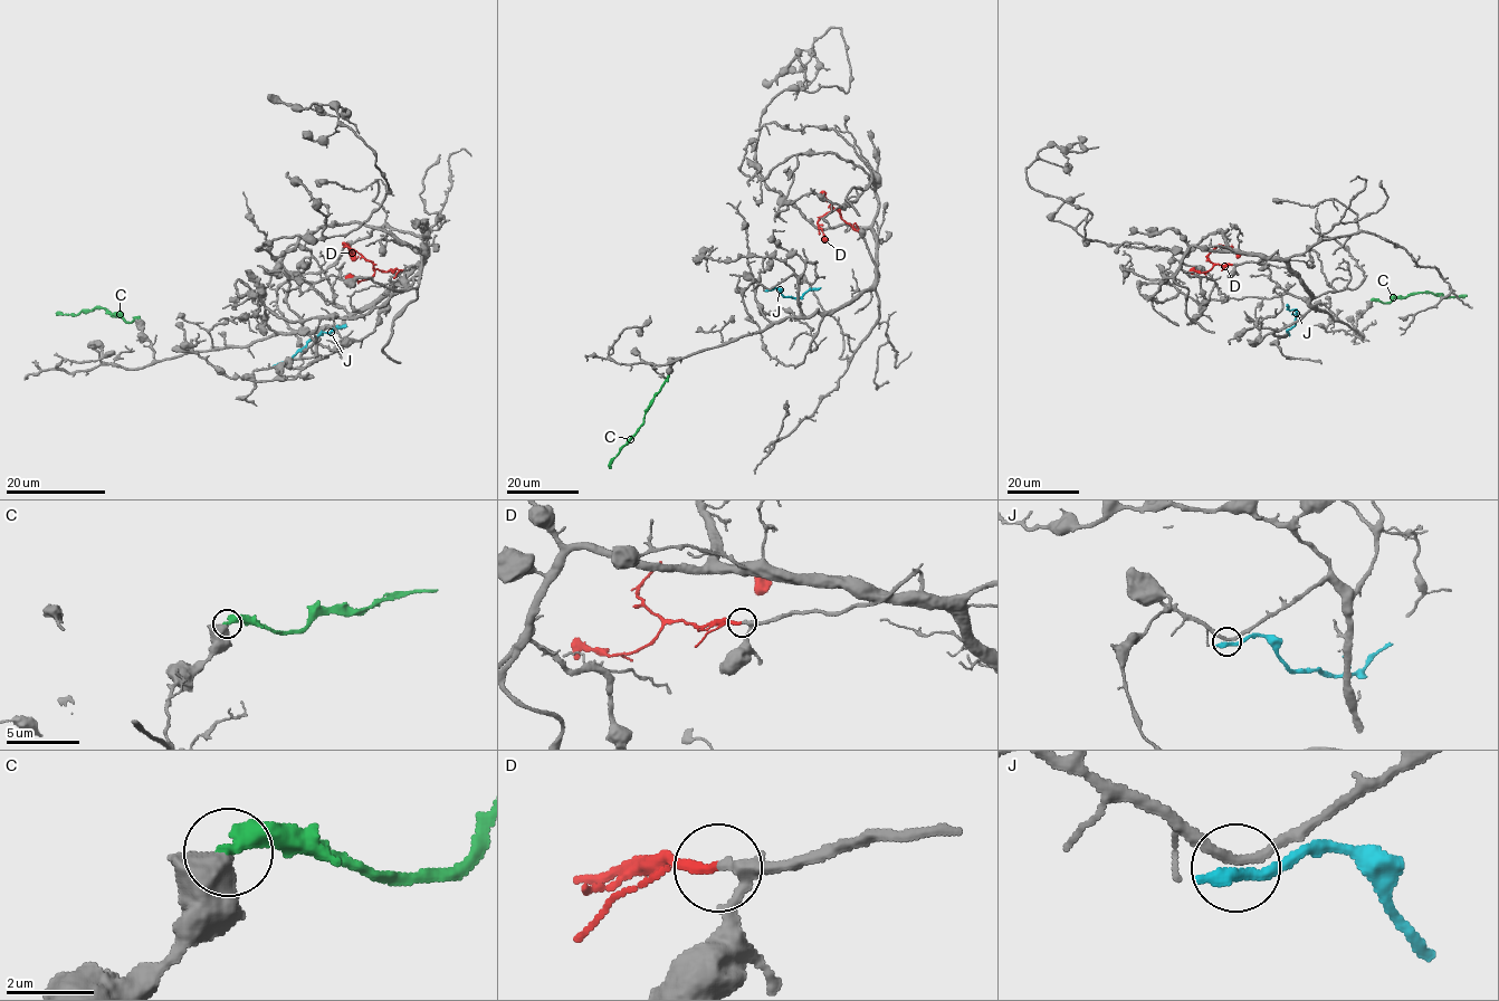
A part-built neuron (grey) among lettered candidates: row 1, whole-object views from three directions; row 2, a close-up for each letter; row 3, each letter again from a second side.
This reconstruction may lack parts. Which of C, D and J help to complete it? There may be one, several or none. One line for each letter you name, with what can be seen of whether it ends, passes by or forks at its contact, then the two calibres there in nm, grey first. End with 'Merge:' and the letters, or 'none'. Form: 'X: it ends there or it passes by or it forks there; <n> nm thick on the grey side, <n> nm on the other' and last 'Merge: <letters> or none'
D: it ends there; 240 nm thick on the grey side, 200 nm on the other
Merge: D

